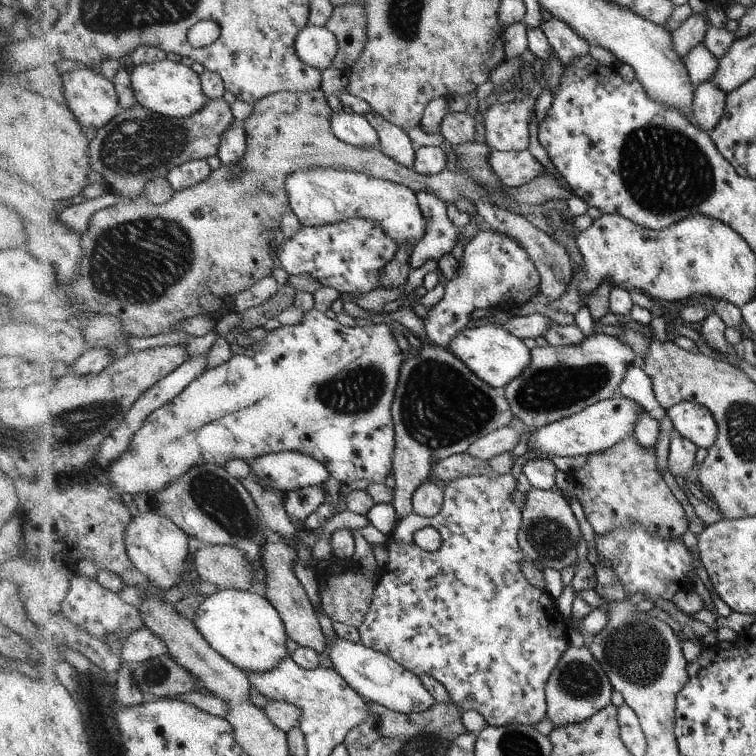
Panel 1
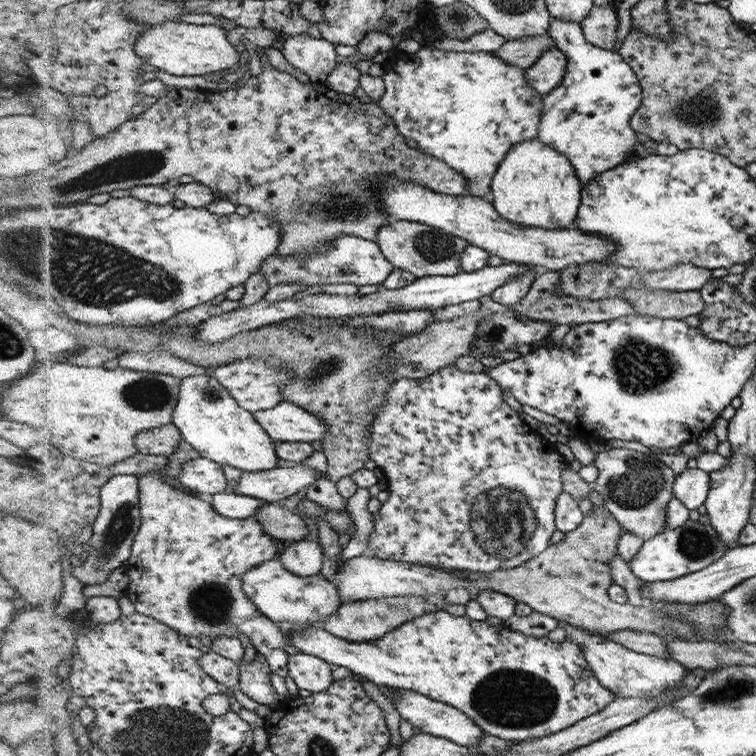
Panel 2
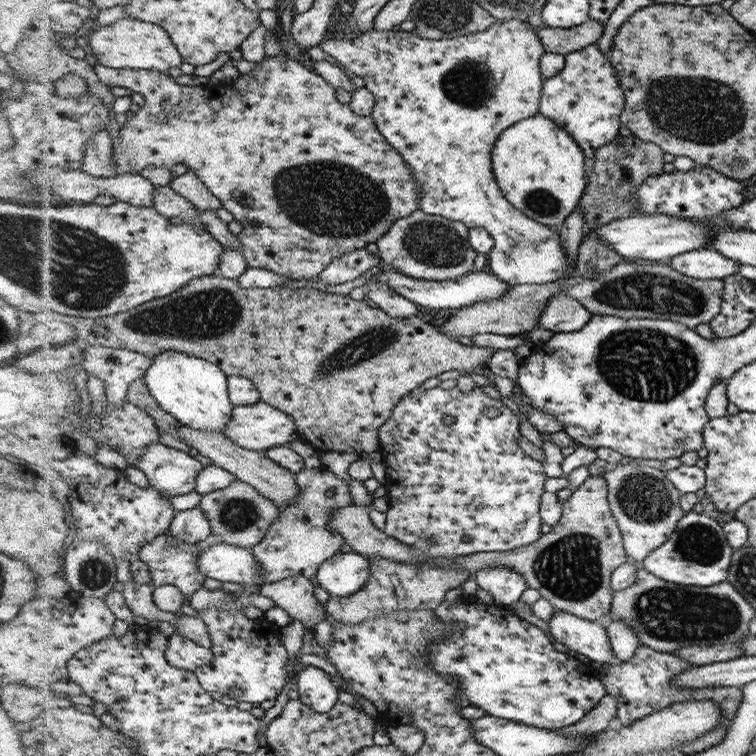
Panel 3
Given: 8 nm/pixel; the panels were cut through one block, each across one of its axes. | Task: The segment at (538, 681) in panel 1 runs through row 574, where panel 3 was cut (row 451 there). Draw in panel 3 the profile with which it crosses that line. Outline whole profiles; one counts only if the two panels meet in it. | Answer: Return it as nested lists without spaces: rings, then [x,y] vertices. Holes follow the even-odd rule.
[[[440,385],[434,388],[426,389],[422,386],[416,387],[410,391],[408,396],[401,400],[400,404],[394,408],[393,417],[380,430],[380,453],[382,462],[386,468],[386,488],[387,498],[389,499],[389,507],[386,513],[386,522],[384,532],[394,537],[398,542],[406,544],[408,548],[412,548],[412,554],[416,558],[422,560],[434,560],[434,558],[458,558],[458,556],[470,556],[478,552],[500,553],[514,551],[519,547],[526,547],[536,541],[543,535],[540,531],[542,528],[543,518],[540,513],[542,492],[542,484],[546,482],[546,472],[542,468],[542,462],[533,460],[528,454],[521,449],[518,444],[518,420],[516,414],[512,414],[512,410],[508,410],[500,399],[490,398],[484,393],[482,387],[476,387],[466,392],[464,389],[458,388],[441,388]],[[484,408],[497,408],[500,411],[498,416],[490,418],[484,414]]]

